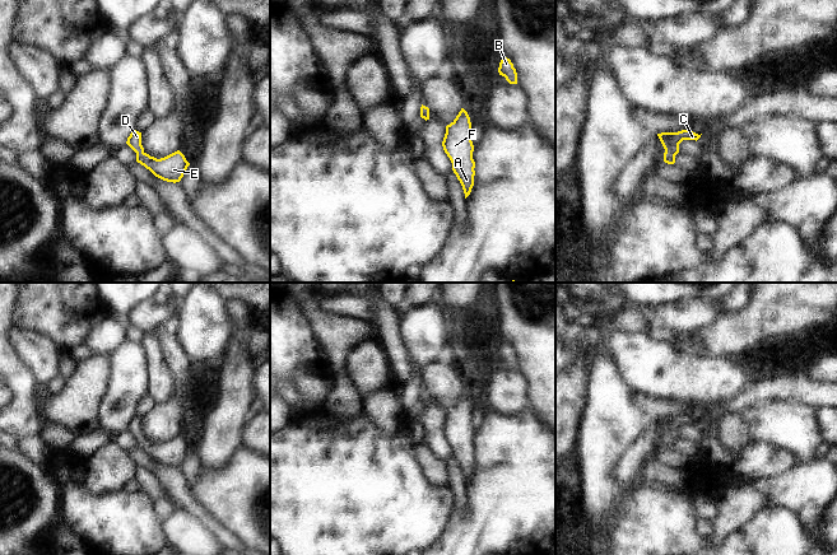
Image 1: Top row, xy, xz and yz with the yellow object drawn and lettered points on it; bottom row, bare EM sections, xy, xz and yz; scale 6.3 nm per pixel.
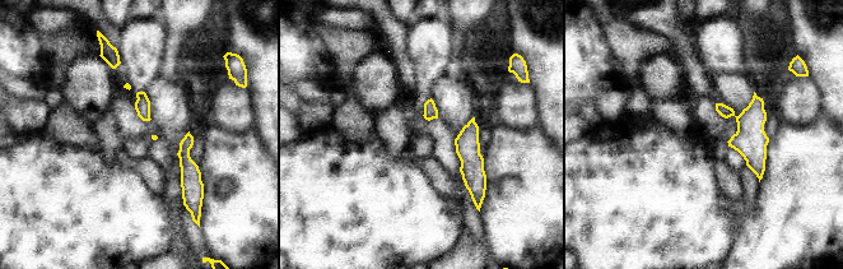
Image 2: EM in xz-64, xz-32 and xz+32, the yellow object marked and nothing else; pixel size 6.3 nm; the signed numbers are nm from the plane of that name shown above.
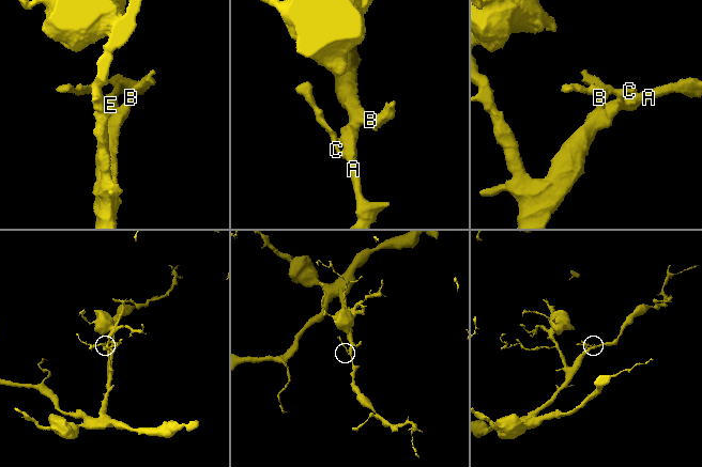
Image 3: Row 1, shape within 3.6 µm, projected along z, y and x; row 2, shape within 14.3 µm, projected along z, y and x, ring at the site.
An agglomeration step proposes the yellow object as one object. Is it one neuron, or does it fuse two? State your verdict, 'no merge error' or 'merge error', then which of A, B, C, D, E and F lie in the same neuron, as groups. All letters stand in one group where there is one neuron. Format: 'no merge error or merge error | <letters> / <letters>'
no merge error | A B C D E F

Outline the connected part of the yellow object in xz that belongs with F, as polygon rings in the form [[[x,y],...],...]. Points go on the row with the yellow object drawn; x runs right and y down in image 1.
[[[461,108],[456,118],[446,126],[442,146],[452,163],[452,171],[460,181],[465,199],[474,186],[475,162],[474,145],[470,139],[471,122],[468,112]]]

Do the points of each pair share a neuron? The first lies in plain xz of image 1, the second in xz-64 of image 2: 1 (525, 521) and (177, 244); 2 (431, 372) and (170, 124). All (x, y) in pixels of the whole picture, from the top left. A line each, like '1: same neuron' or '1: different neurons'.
1: different neurons
2: same neuron

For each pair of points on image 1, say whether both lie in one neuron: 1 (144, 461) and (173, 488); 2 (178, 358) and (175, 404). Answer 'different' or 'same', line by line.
1: same
2: same

